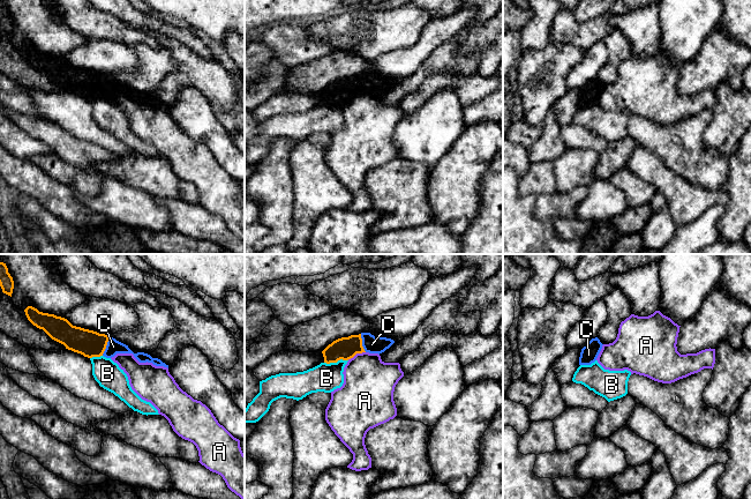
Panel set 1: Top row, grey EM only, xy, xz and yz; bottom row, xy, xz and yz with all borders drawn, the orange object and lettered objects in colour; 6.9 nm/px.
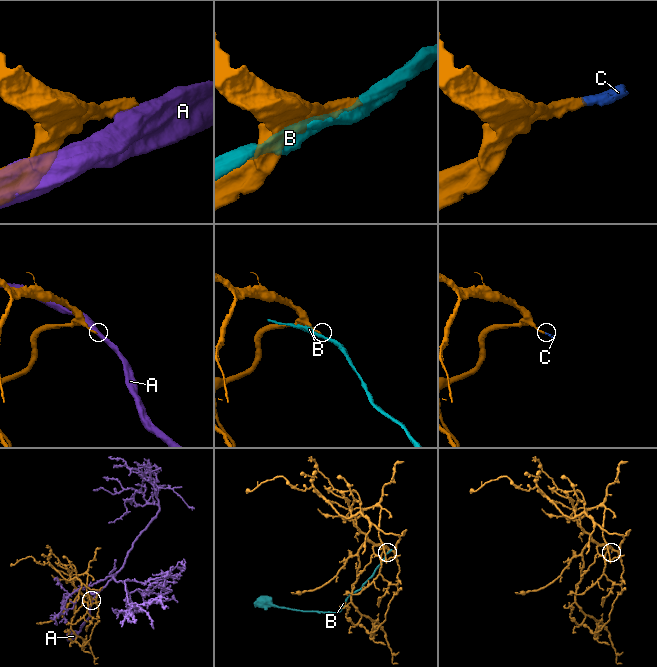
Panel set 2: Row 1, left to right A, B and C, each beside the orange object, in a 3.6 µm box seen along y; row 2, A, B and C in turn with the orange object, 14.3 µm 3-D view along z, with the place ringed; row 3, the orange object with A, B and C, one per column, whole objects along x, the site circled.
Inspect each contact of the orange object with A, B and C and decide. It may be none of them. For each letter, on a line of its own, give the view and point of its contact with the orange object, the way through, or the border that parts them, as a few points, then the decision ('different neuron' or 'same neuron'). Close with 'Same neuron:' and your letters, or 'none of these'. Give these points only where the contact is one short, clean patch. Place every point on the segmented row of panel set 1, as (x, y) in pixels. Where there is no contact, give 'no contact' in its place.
A: contact xz (355, 354); border xz (365, 351), (357, 352), (347, 359); different neuron
B: contact xz (336, 362); different neuron
C: contact xy (105, 347); way xy (89, 343), (105, 347), (113, 347); same neuron
Same neuron: C

